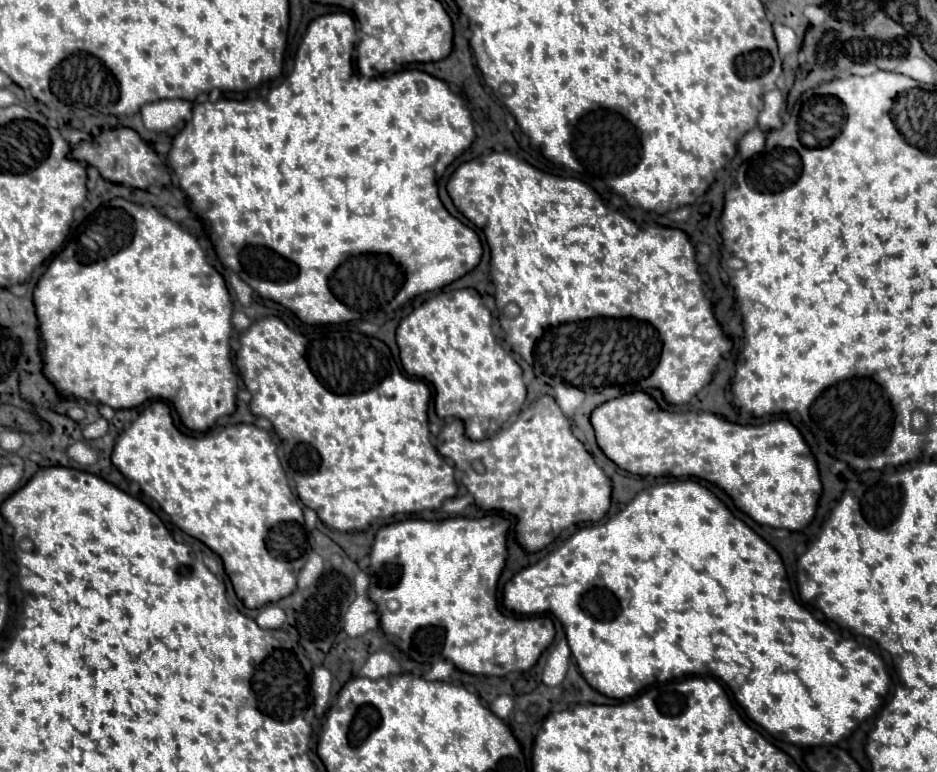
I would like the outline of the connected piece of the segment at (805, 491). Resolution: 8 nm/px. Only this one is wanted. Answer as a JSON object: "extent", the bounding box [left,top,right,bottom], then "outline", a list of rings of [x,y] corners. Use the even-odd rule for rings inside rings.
{"extent":[592,392,822,530],"outline":[[[632,392],[598,406],[592,412],[592,426],[596,432],[598,446],[604,450],[604,454],[614,464],[632,474],[672,478],[690,476],[712,482],[724,488],[736,502],[736,506],[742,512],[746,512],[752,520],[772,528],[802,530],[814,518],[822,494],[820,472],[816,458],[812,456],[812,450],[808,448],[808,444],[804,444],[804,436],[800,436],[800,430],[790,420],[782,418],[762,426],[742,426],[710,412],[666,412],[660,410],[654,398],[646,392]]]}

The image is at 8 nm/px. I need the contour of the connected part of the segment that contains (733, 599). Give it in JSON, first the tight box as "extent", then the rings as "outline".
{"extent":[504,480,890,746],"outline":[[[676,480],[668,484],[650,486],[642,490],[640,494],[636,494],[636,498],[626,506],[626,510],[622,510],[614,518],[602,524],[580,528],[556,552],[520,570],[510,582],[506,582],[504,606],[524,616],[530,616],[530,614],[556,616],[564,626],[572,656],[576,658],[576,664],[582,676],[592,688],[596,688],[600,694],[608,698],[618,698],[618,700],[632,698],[650,684],[666,682],[674,678],[714,676],[732,690],[738,704],[746,710],[746,714],[756,724],[760,724],[766,732],[774,736],[782,736],[784,740],[798,744],[798,746],[836,744],[846,734],[850,734],[860,722],[864,722],[868,716],[876,712],[876,708],[886,698],[888,686],[890,686],[890,674],[888,674],[884,660],[878,654],[874,654],[868,646],[866,648],[860,646],[854,638],[844,638],[842,634],[832,632],[826,624],[818,622],[806,608],[802,608],[792,596],[790,584],[786,580],[786,568],[782,564],[780,554],[766,540],[762,540],[754,530],[750,530],[740,518],[736,518],[716,494],[712,494],[706,486],[694,480]]]}

